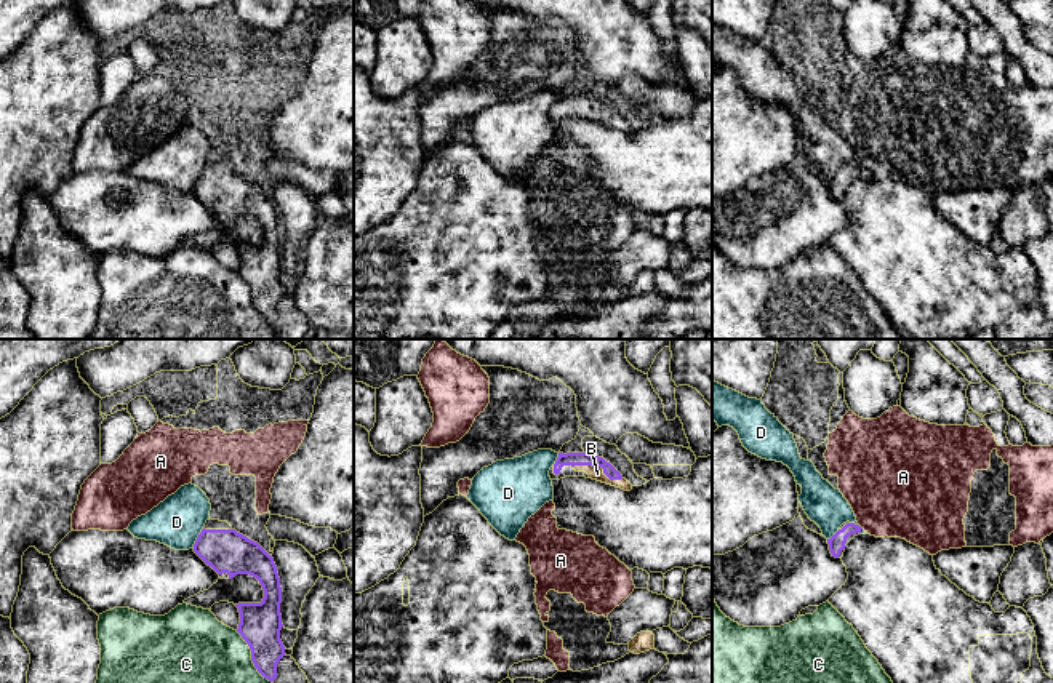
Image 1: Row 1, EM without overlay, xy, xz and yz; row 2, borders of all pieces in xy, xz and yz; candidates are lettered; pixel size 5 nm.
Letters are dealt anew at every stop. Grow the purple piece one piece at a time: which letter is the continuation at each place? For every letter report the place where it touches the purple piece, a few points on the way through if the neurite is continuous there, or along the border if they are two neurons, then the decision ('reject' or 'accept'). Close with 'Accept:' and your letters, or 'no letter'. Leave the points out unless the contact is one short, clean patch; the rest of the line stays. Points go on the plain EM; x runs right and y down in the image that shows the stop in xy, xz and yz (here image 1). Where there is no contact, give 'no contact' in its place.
A: no contact; reject
B: meets purple in xz at (597, 107); runs through xz (572, 101), (597, 107), (597, 115); accept
C: meets purple in xy at (252, 299); reject
D: meets purple in xy at (197, 179); reject
Accept: B

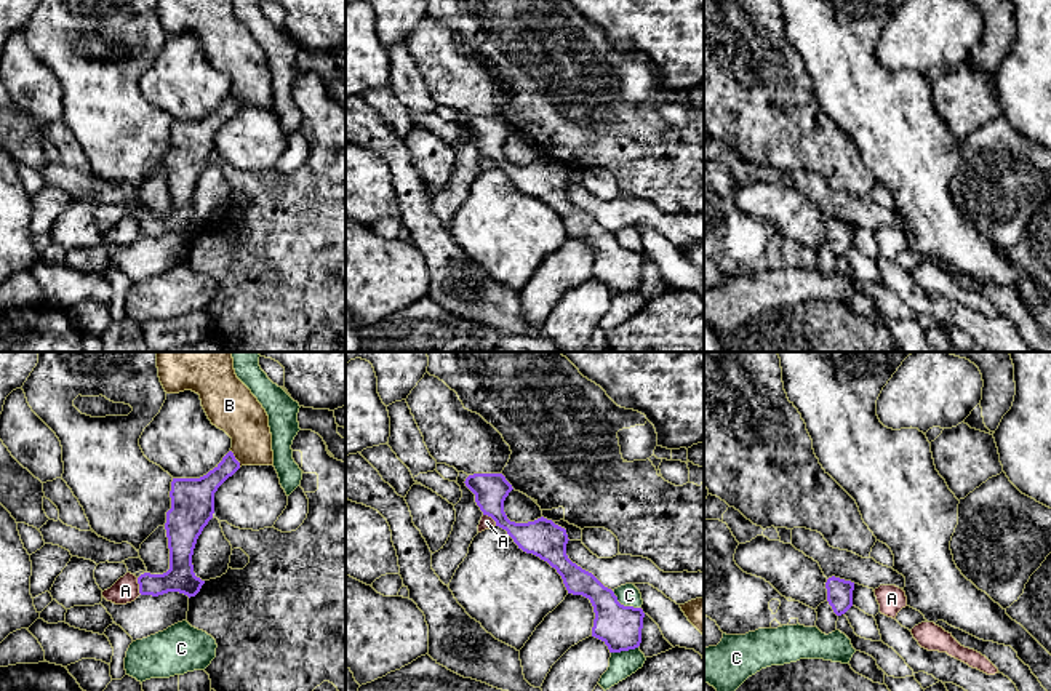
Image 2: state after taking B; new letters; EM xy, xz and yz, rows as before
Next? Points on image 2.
A: meets purple in xy at (139, 227); reject
B: meets purple in xy at (234, 99); reject
C: meets purple in xz at (623, 247); reject
Accept: no letter

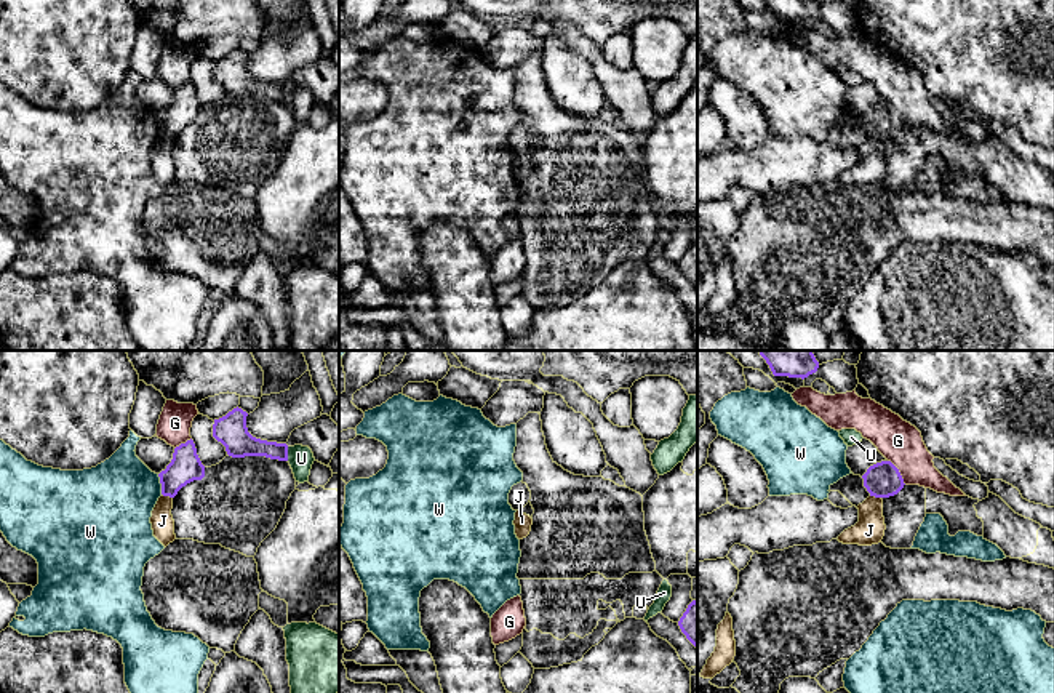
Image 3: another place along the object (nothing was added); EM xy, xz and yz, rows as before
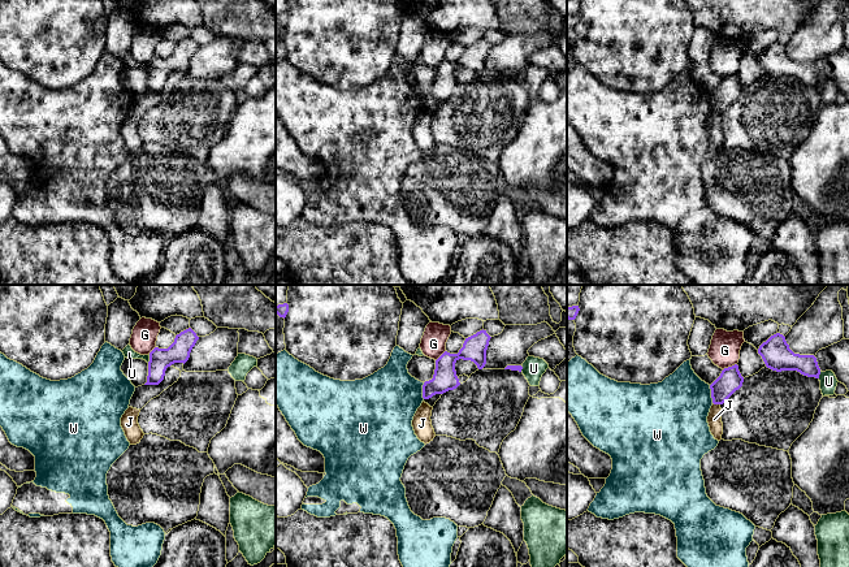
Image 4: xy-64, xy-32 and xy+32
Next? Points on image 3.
G: meets purple in yz at (899, 114); reject
J: meets purple in xy at (167, 136); border along xy (162, 135), (171, 140); reject
U: meets purple in xy at (287, 95); reject
W: meets purple in xy at (162, 125); reject
Accept: no letter

